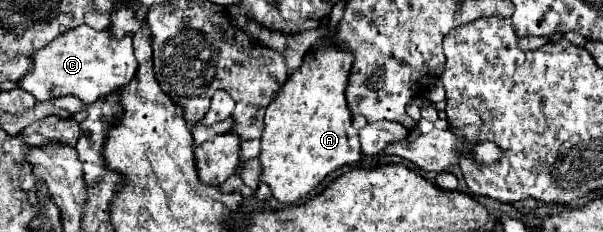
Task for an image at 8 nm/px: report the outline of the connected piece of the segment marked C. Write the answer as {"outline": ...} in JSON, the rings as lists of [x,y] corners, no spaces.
{"outline":[[[78,26],[52,40],[48,46],[34,54],[34,70],[20,78],[18,86],[38,100],[50,100],[60,96],[76,96],[82,102],[96,102],[100,96],[118,92],[138,72],[138,60],[132,48],[132,36],[122,40],[112,38],[110,30],[94,30],[90,26]]]}

